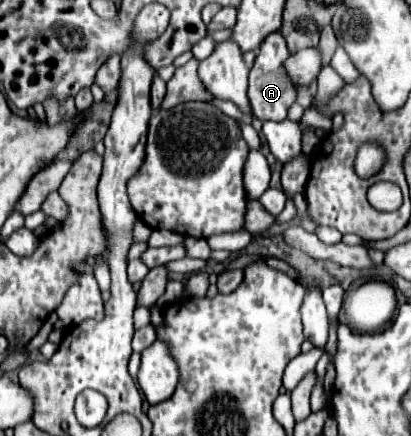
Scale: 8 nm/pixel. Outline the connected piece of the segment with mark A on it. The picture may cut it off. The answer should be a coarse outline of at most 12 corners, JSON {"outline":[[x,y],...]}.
{"outline":[[269,34],[249,72],[249,100],[259,120],[285,120],[295,84],[289,52]]}

